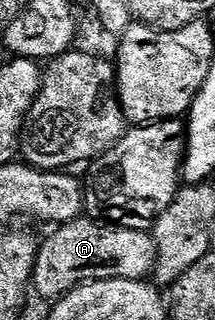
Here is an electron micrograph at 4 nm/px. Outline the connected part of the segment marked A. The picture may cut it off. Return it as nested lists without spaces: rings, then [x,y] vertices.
[[[79,218],[51,232],[54,233],[47,240],[41,241],[32,277],[33,291],[38,291],[47,302],[90,280],[143,280],[154,271],[155,242],[153,235],[143,229],[122,229]]]

